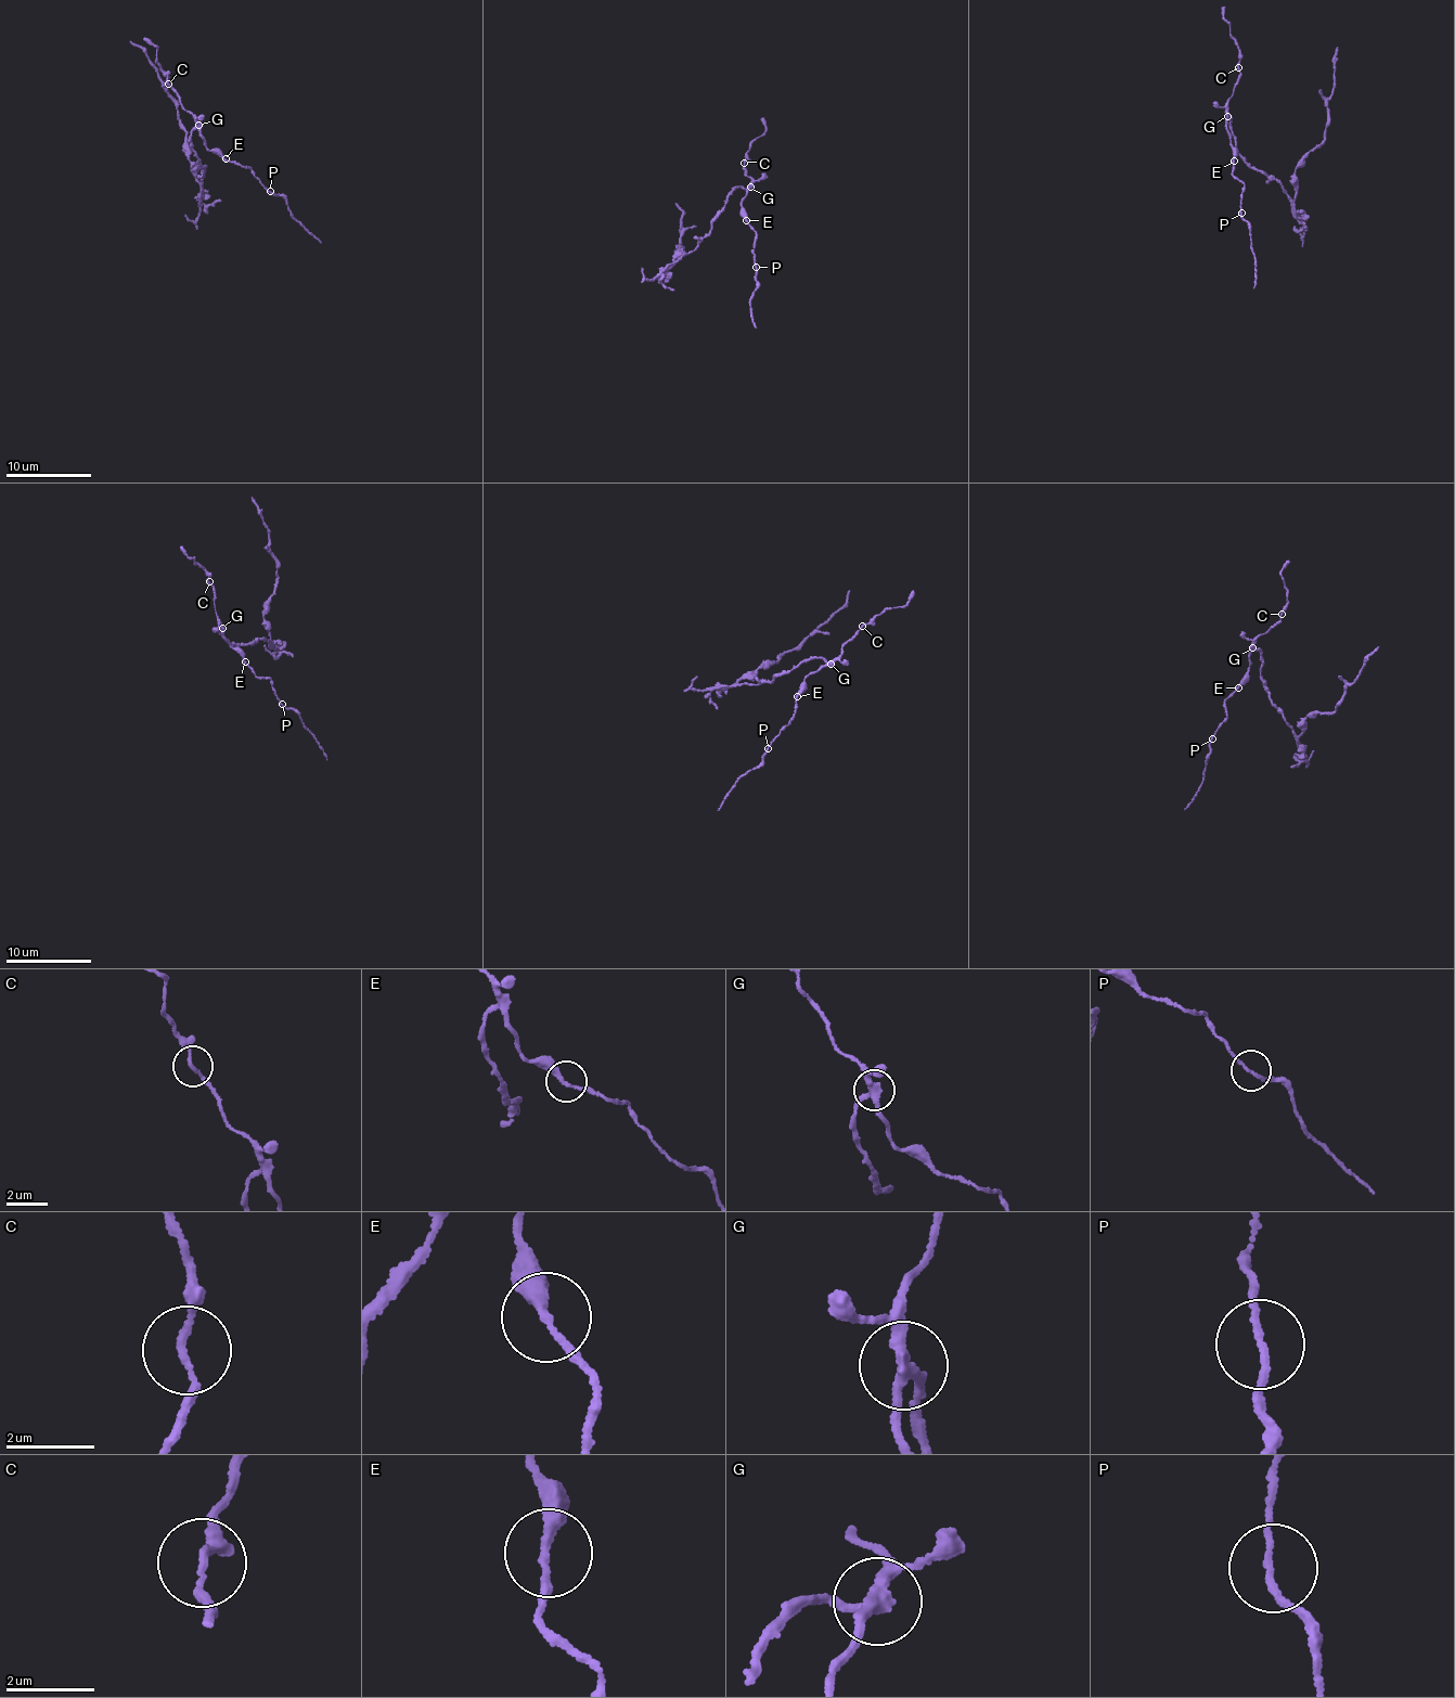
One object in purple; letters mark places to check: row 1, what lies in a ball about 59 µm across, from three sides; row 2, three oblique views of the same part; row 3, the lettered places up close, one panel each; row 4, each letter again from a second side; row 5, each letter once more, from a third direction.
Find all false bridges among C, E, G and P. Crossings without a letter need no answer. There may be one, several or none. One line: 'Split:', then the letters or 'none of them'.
Split: G, P

